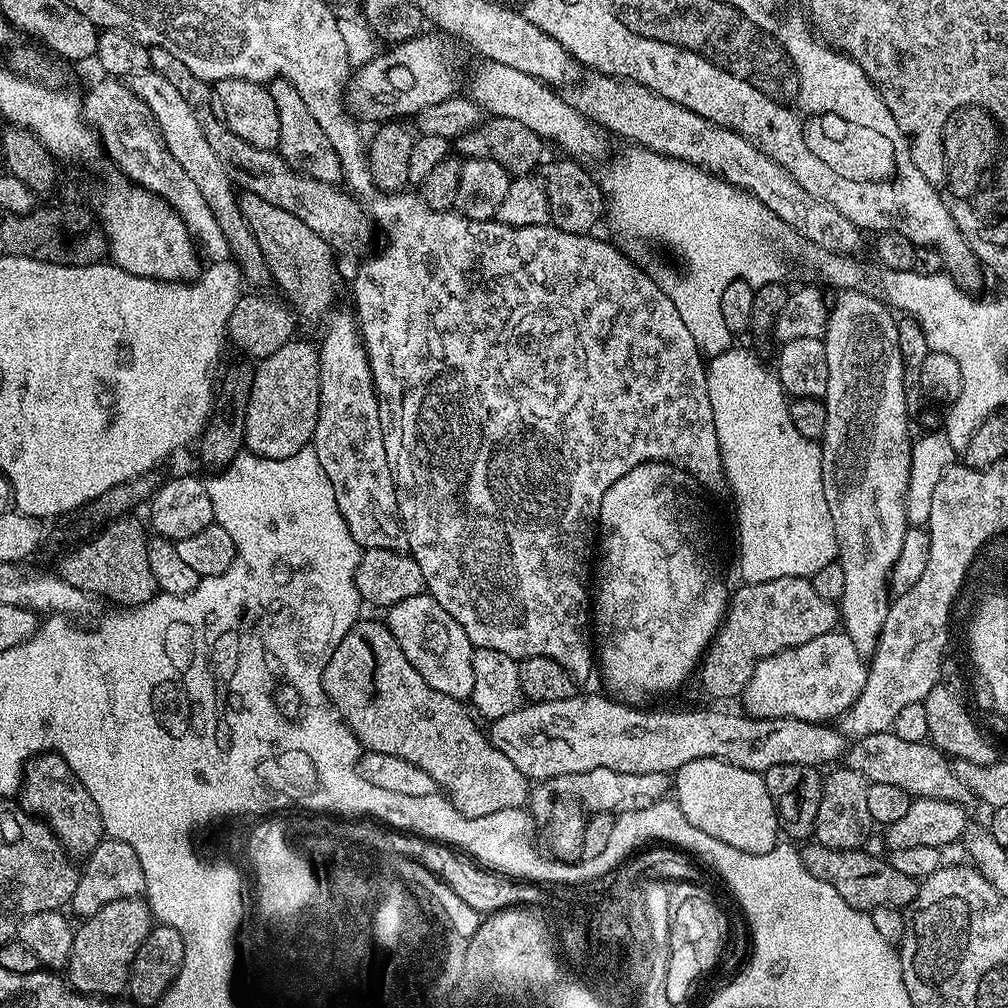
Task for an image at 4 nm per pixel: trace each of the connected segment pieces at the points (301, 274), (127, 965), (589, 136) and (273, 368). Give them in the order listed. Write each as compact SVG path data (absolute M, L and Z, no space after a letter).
M241 191L238 199L242 218L246 218L246 226L250 226L254 238L258 238L272 280L285 292L283 295L287 303L301 317L312 316L315 312L327 313L333 307L332 299L336 296L337 257L332 245L314 234L302 218L294 218L290 210L282 210L282 206L274 206L266 202L266 198L258 198L258 194Z
M147 899L110 902L110 906L102 906L102 910L87 917L81 924L84 925L81 928L79 925L72 937L72 953L66 965L68 983L76 991L87 992L89 996L119 997L128 987L128 975L138 950L154 927Z
M491 62L481 63L481 68L472 76L466 89L467 95L480 105L485 113L502 118L514 118L514 122L522 122L534 130L545 141L553 140L565 148L567 155L581 161L596 160L608 152L609 133L595 121L588 119L574 106L570 106L563 95L560 96L555 87L534 78L530 74L522 74L522 70L514 70L514 66L502 66Z
M293 338L282 350L274 350L270 358L255 365L253 389L250 390L249 405L246 406L245 436L243 447L262 458L290 458L298 450L312 443L314 426L318 422L320 401L320 353L317 345L308 340Z

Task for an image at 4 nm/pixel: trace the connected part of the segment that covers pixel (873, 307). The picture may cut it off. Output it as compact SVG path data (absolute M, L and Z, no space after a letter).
M840 290L835 295L836 305L831 305L828 325L824 327L822 337L828 371L826 394L822 398L826 406L826 430L820 444L822 494L826 494L826 506L830 506L830 522L834 522L838 561L846 576L845 593L838 601L842 630L850 642L854 642L858 654L871 658L876 653L878 638L886 622L892 567L902 550L902 538L906 538L910 527L906 501L914 436L908 433L909 393L903 382L897 317L889 311L884 301L867 296L865 292Z

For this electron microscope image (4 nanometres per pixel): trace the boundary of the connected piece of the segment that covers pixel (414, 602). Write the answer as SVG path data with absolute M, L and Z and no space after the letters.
M427 594L414 598L406 598L402 602L392 605L386 612L388 628L398 638L398 646L402 646L402 654L410 658L410 666L426 678L434 690L446 694L450 698L464 702L469 699L474 690L474 662L472 653L474 646L454 618L438 606L438 602Z

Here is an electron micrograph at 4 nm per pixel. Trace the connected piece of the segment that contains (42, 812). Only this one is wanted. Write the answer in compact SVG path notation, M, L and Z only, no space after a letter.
M44 752L24 765L18 804L32 816L39 816L60 839L64 851L73 858L87 858L105 839L104 820L94 798L90 798L90 790L82 786L74 770L70 770L68 763L57 752Z

